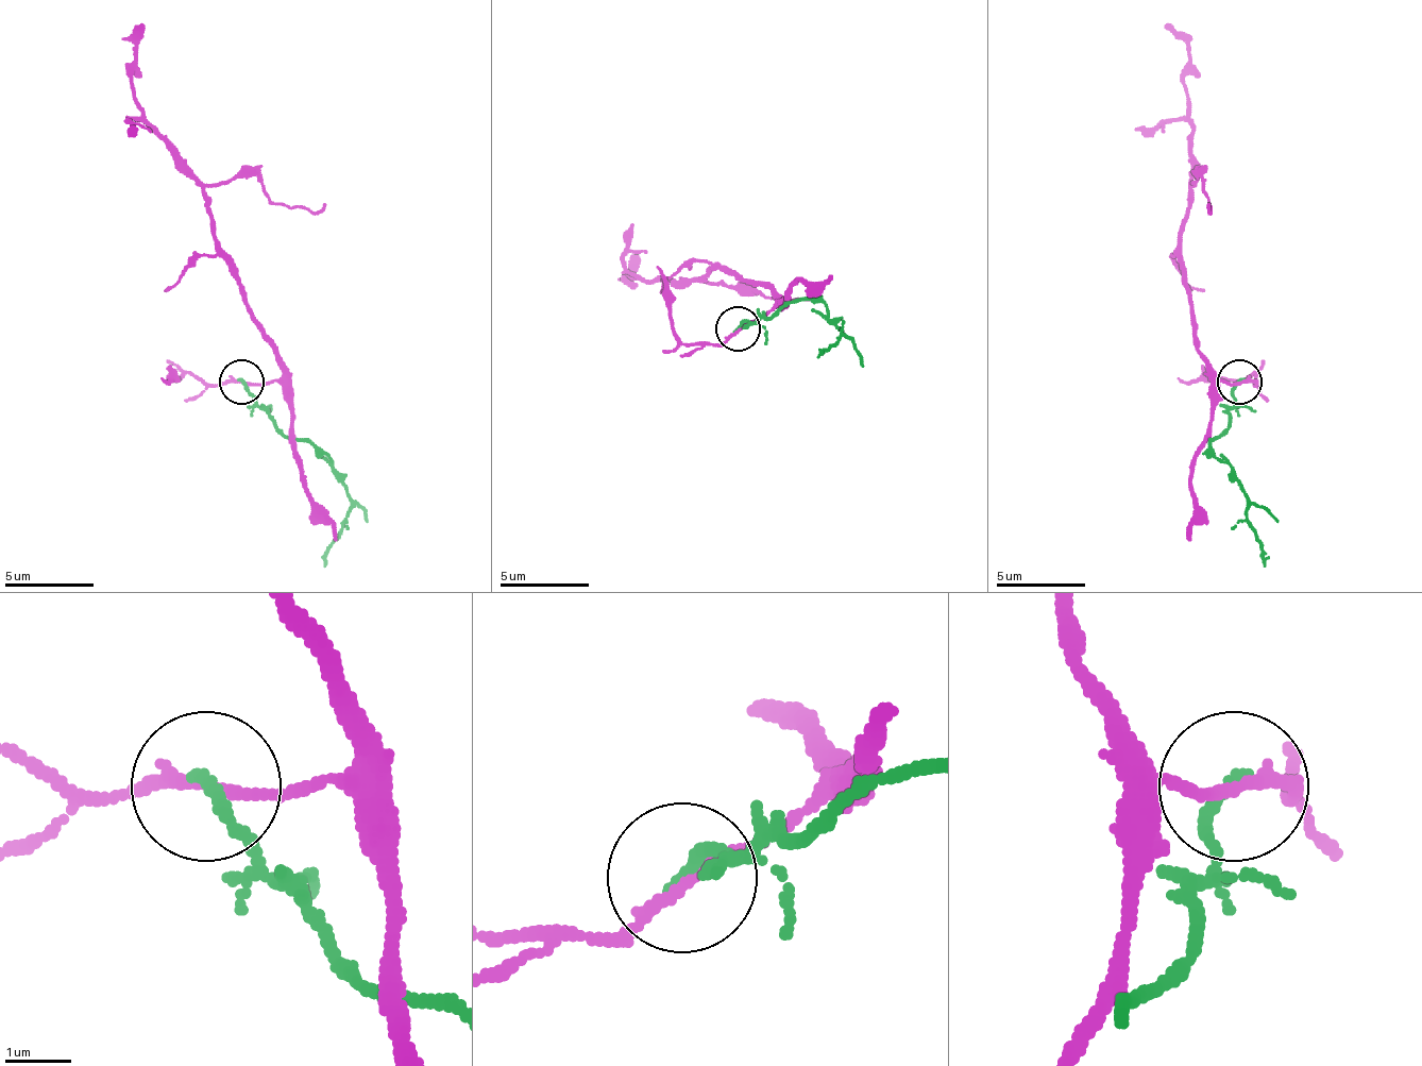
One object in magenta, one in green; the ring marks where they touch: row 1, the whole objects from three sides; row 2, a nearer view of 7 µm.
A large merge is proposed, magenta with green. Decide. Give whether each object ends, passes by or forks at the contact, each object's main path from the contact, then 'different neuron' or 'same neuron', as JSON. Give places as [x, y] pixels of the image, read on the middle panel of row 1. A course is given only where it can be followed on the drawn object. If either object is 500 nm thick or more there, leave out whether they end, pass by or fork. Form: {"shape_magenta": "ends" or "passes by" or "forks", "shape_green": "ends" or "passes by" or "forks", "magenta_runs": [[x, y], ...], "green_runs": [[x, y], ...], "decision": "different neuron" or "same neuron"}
{"shape_magenta": "passes by", "shape_green": "ends", "magenta_runs": [[737, 327], [759, 323], [772, 309], [777, 297], [727, 269], [710, 269], [700, 278], [629, 278], [639, 252]], "green_runs": [[737, 327], [772, 319], [808, 301], [844, 336], [822, 354]], "decision": "different neuron"}

